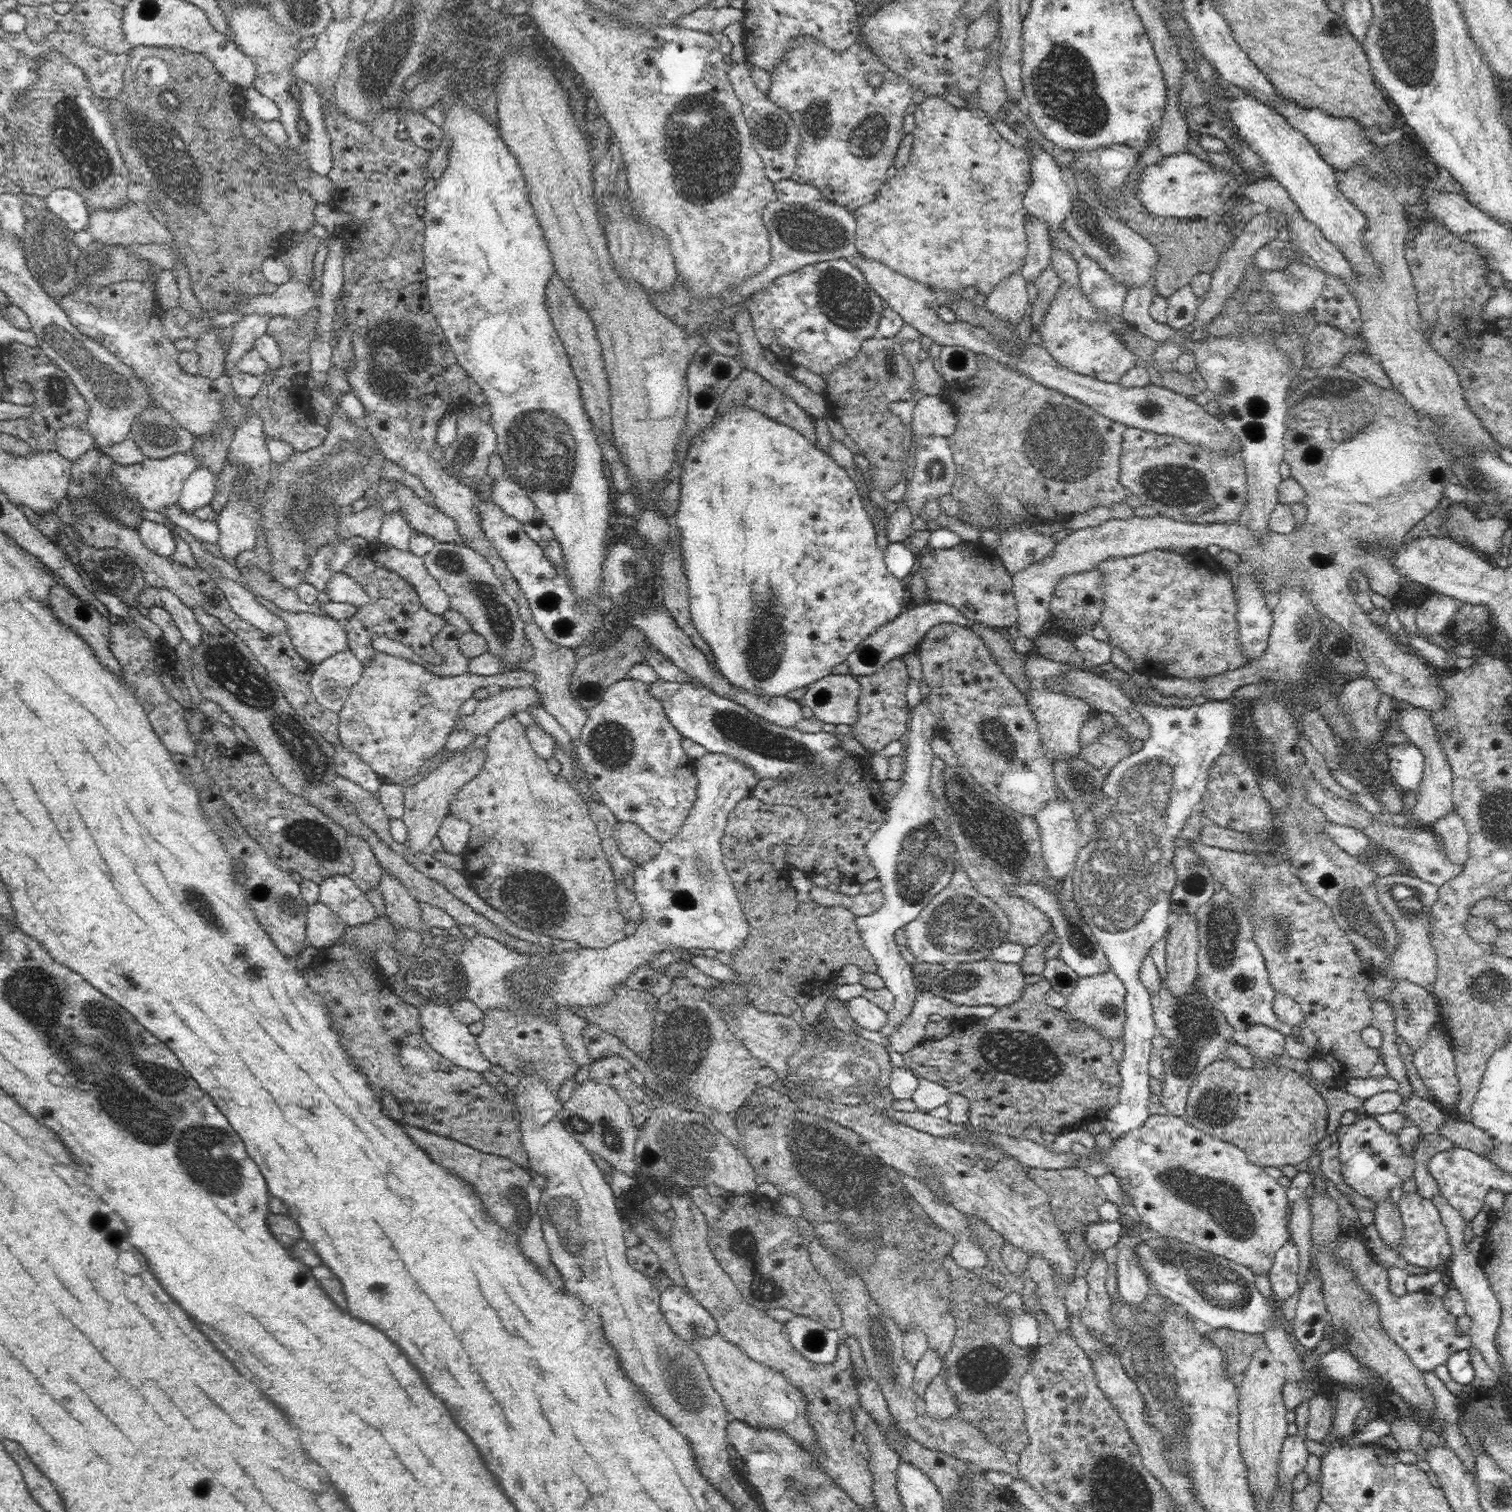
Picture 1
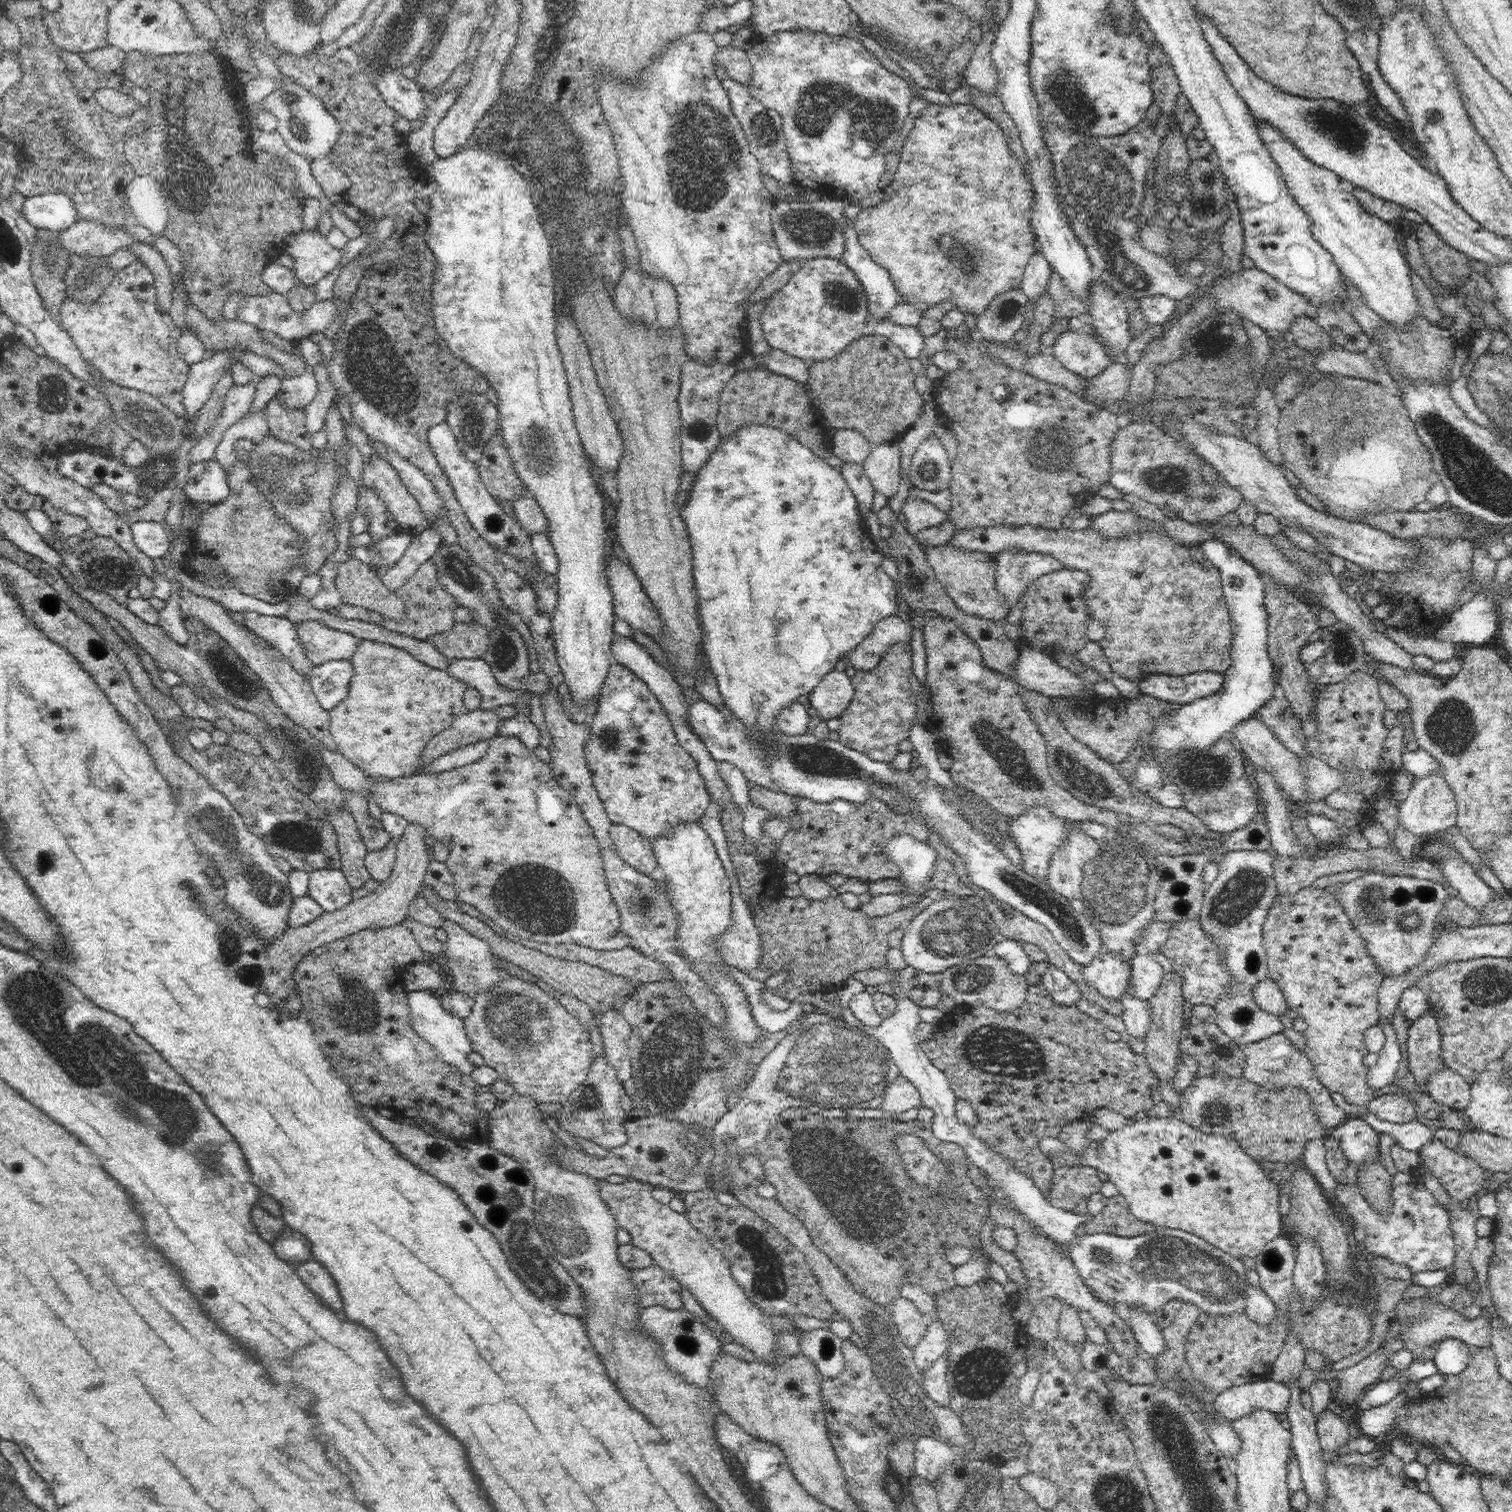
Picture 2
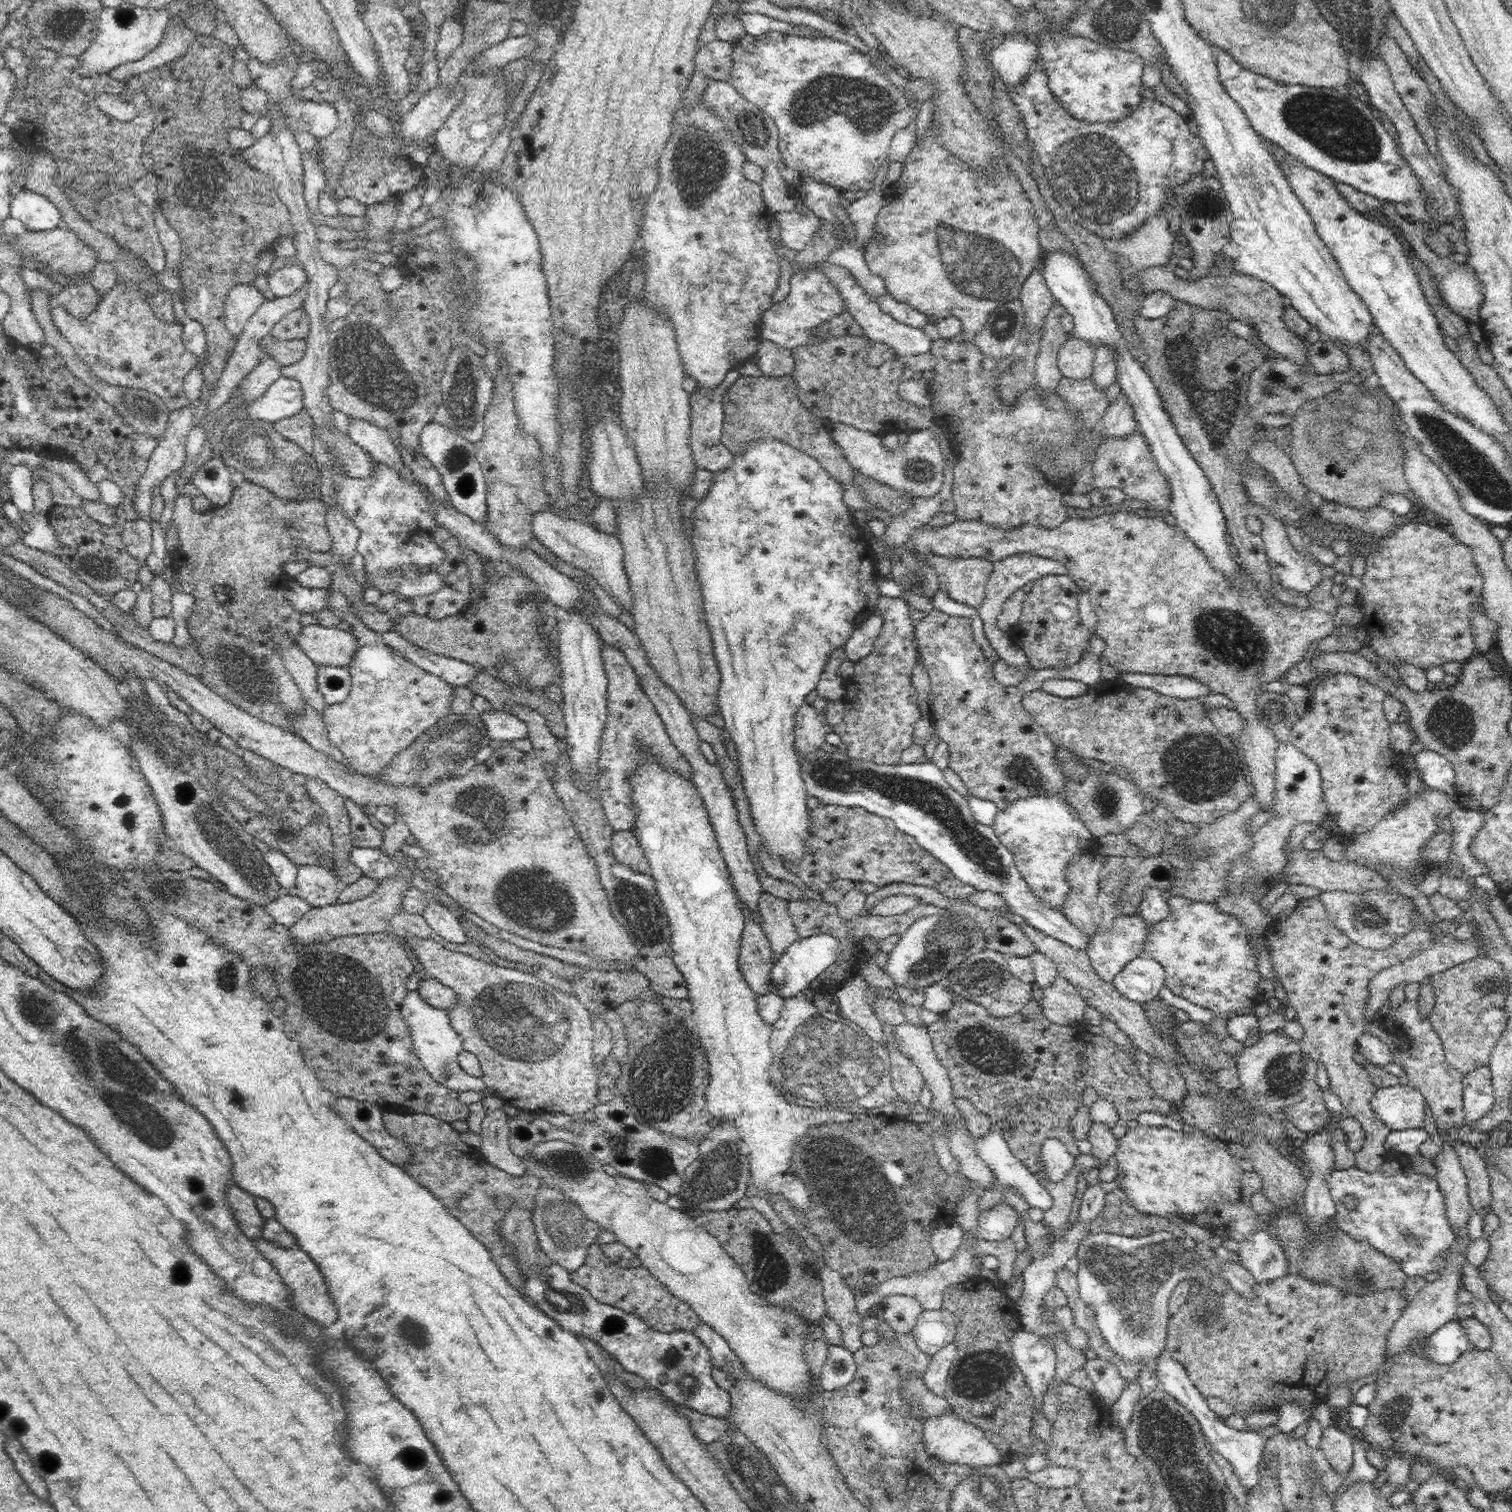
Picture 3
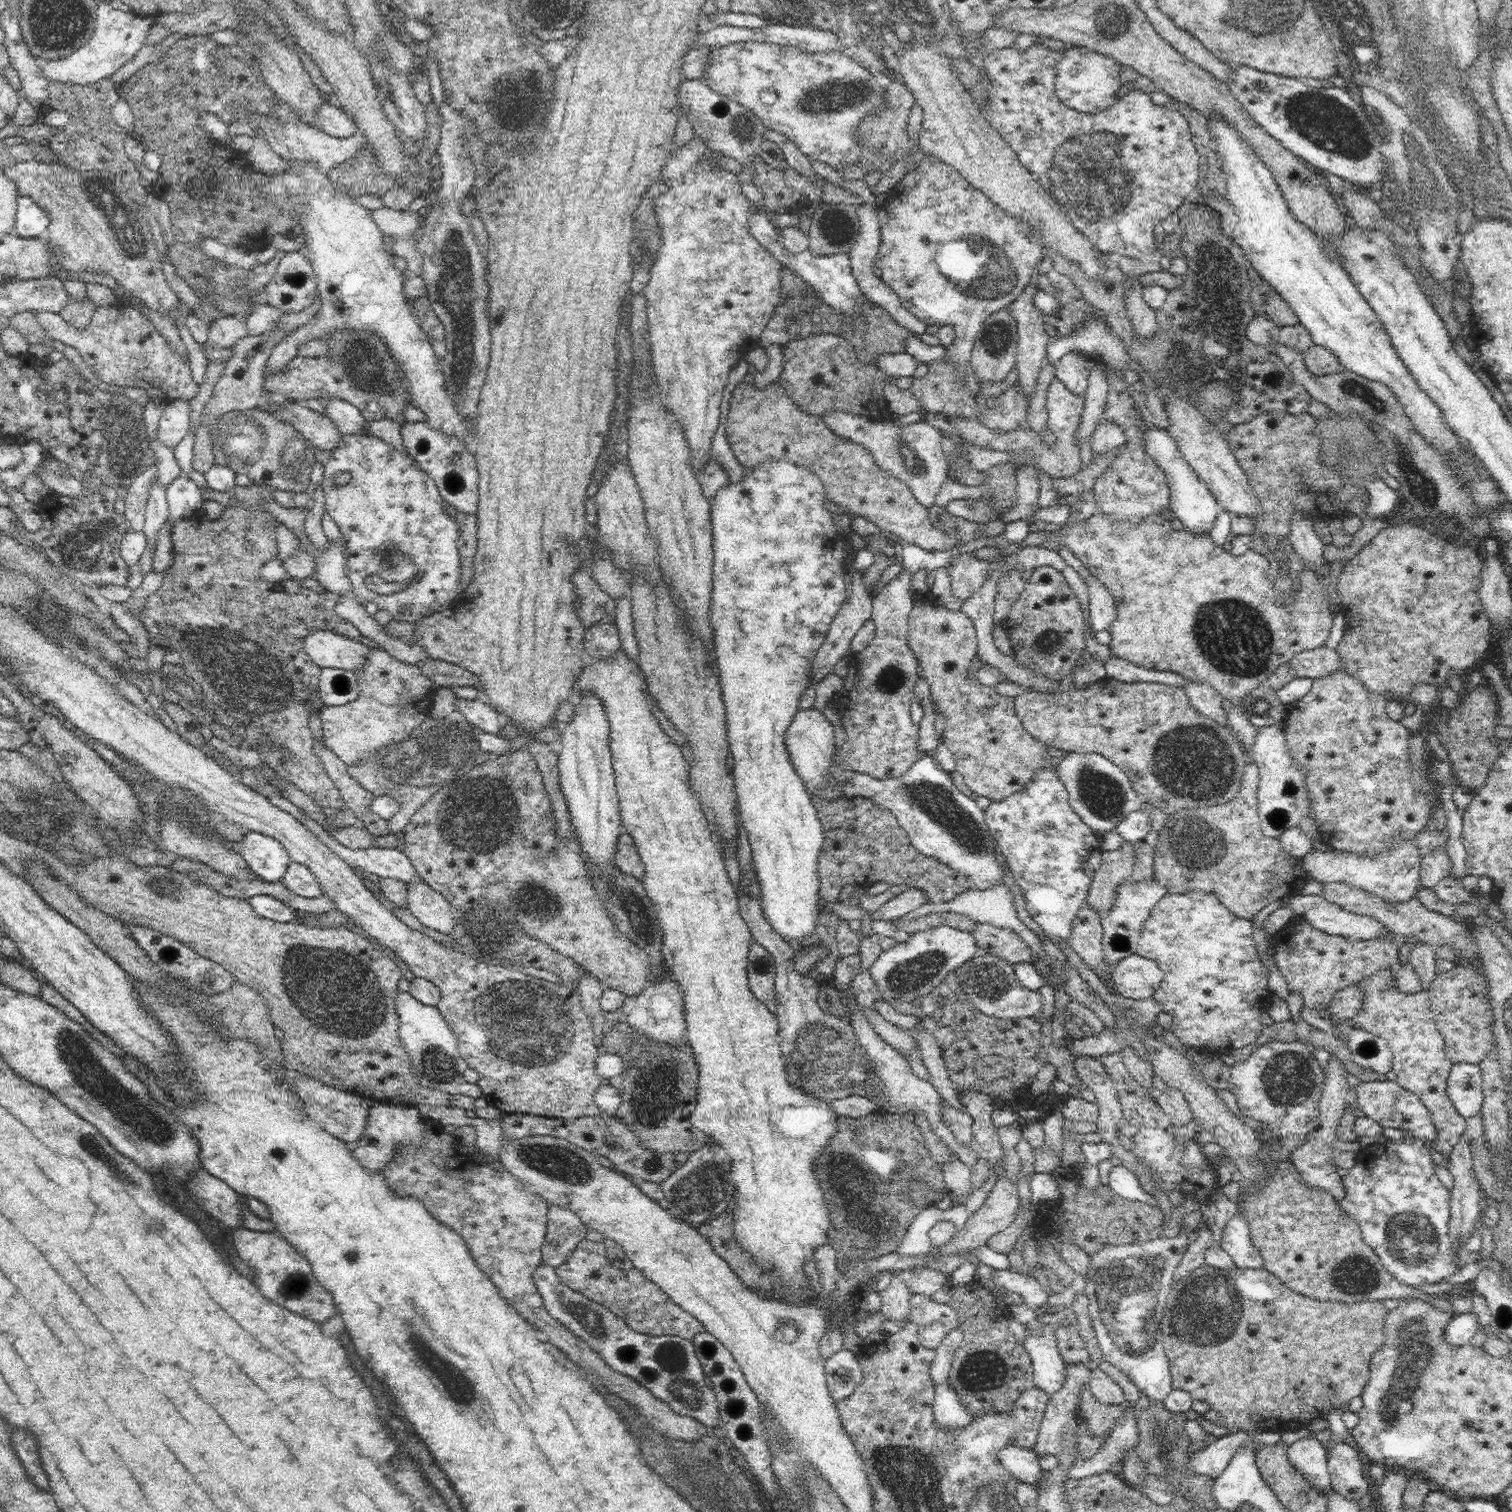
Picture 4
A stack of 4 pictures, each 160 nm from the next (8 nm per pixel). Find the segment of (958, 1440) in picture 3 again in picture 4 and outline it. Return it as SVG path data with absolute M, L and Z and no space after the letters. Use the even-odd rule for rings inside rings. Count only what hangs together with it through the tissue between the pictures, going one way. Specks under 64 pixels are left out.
M944 1381L935 1387L933 1400L934 1419L937 1428L966 1428L973 1421L968 1411L962 1406L956 1392L950 1388L949 1381ZM1011 1445L999 1453L999 1460L1008 1474L1012 1474L1024 1483L1035 1481L1035 1453L1032 1448L1020 1448Z

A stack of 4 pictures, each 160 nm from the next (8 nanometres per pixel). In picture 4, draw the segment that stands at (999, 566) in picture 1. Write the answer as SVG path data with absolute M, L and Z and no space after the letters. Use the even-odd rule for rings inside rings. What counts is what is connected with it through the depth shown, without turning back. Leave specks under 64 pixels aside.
M960 554L946 564L951 582L951 591L962 601L970 598L986 580L988 560L974 558L972 554Z

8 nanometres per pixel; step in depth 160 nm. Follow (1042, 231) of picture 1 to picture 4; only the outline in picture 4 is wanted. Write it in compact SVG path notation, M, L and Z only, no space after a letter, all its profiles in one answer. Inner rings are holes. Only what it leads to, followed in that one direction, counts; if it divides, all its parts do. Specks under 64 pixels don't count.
M1033 281L1025 287L1016 300L1013 300L1007 306L1007 309L1012 313L1012 316L1014 316L1017 324L1018 340L1017 355L1015 358L1015 367L1017 368L1016 383L1019 384L1019 387L1025 392L1028 401L1030 400L1030 396L1032 396L1032 390L1034 390L1034 384L1036 384L1040 366L1047 356L1047 345L1051 341L1051 338L1045 329L1045 313L1034 306L1034 299L1032 299L1037 291L1040 290Z

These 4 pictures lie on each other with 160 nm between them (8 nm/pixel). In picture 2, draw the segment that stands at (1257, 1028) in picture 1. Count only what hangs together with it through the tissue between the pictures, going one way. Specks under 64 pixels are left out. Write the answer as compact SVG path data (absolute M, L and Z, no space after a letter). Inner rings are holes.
M1276 1033L1268 1038L1259 1040L1242 1046L1245 1054L1245 1065L1242 1076L1246 1081L1256 1083L1262 1089L1282 1091L1286 1088L1304 1089L1312 1097L1313 1111L1322 1123L1325 1130L1335 1129L1340 1126L1349 1115L1332 1101L1331 1093L1326 1089L1317 1078L1314 1066L1309 1057L1300 1049L1292 1045L1283 1033Z

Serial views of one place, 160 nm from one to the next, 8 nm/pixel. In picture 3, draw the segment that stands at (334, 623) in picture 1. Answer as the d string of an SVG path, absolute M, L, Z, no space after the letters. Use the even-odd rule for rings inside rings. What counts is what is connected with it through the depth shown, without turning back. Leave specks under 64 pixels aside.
M303 626L296 643L314 664L348 667L356 652L356 637L337 627Z

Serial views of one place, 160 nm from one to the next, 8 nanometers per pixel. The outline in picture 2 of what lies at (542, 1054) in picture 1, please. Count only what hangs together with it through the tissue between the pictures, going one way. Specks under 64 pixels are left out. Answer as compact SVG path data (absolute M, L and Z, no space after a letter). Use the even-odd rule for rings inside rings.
M517 976L502 978L500 984L474 997L470 1016L463 1019L464 1028L473 1050L482 1055L483 1064L494 1068L499 1079L510 1083L520 1096L529 1096L539 1104L566 1104L568 1098L587 1080L589 1068L593 1063L591 1037L578 1018L569 1014L550 994Z

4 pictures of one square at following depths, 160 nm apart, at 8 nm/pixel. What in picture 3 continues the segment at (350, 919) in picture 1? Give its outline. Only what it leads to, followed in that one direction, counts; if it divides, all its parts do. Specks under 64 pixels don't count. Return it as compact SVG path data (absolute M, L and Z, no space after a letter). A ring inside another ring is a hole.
M320 864L300 865L293 893L312 907L325 907L336 902L342 886L328 866Z

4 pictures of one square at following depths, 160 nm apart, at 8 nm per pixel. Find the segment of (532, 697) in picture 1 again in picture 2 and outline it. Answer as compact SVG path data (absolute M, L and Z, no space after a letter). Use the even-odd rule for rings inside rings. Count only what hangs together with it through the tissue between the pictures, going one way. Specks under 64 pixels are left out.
M478 708L474 711L463 712L454 722L442 732L434 735L426 744L419 758L419 770L423 772L434 758L446 755L462 746L475 744L480 740L489 740L498 734L502 719L496 715L495 709Z

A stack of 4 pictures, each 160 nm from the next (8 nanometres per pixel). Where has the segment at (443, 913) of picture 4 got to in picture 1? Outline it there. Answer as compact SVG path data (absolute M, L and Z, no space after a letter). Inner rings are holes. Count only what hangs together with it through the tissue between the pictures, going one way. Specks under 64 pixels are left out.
M708 751L706 755L702 756L702 758L698 758L693 761L694 775L696 775L697 778L697 794L696 800L694 800L694 806L690 808L690 812L688 812L688 816L686 817L684 824L682 824L680 830L678 830L678 834L676 834L674 838L670 838L668 842L662 843L660 852L658 852L654 858L648 860L648 862L644 862L644 864L637 864L636 868L633 870L633 890L635 891L638 903L640 903L640 907L642 907L642 920L637 923L636 932L629 937L627 936L625 940L611 944L609 948L588 949L584 947L578 951L564 951L563 954L552 953L551 951L546 955L520 953L501 945L500 942L497 942L494 938L488 938L477 934L474 938L470 938L470 940L464 939L461 942L459 952L453 958L453 960L460 965L463 972L466 973L466 979L468 979L467 986L463 988L461 992L462 997L470 999L471 1002L474 1002L478 1006L478 1009L482 1012L486 1012L486 1010L509 1010L509 1012L514 1012L516 1008L522 1008L525 1012L529 1012L529 1014L537 1014L537 1016L538 1014L544 1014L547 1018L549 1018L549 1020L556 1021L556 1010L558 1007L564 1007L567 1010L571 1010L571 1012L573 1012L574 1008L604 1009L606 1004L610 1002L612 993L614 993L614 988L616 988L618 984L626 982L626 980L628 980L628 976L630 976L636 968L646 966L655 954L660 954L660 952L664 952L664 950L672 951L674 949L682 949L689 952L700 952L705 949L714 949L715 951L726 951L732 954L732 952L740 951L745 946L749 935L748 921L744 916L744 911L742 911L742 905L740 905L740 901L738 901L738 897L736 897L736 889L734 889L734 885L732 885L732 881L728 876L728 871L723 864L724 853L722 853L720 840L722 836L724 836L724 830L727 825L727 816L730 812L732 812L732 810L734 810L734 807L739 800L742 800L744 797L748 797L752 794L752 790L758 784L759 777L756 776L756 773L745 764L719 753L712 753Z

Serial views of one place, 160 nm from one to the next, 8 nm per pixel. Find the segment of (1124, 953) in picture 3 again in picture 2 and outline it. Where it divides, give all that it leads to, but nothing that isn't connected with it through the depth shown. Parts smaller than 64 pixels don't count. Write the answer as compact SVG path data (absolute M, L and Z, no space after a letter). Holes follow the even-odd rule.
M1102 948L1100 954L1082 970L1083 980L1101 996L1118 1000L1125 994L1131 976L1127 958Z

